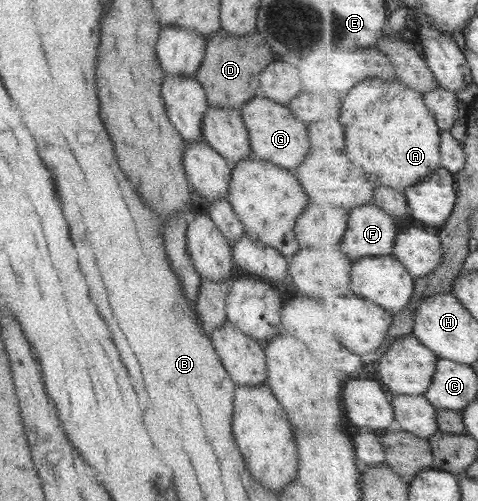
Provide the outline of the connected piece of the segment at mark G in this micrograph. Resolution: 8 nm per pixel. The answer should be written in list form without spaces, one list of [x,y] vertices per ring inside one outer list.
[[[259,95],[245,102],[239,109],[239,114],[248,131],[252,156],[256,159],[262,159],[292,172],[312,149],[306,130],[307,123],[296,118],[286,105],[280,106],[273,100]]]

